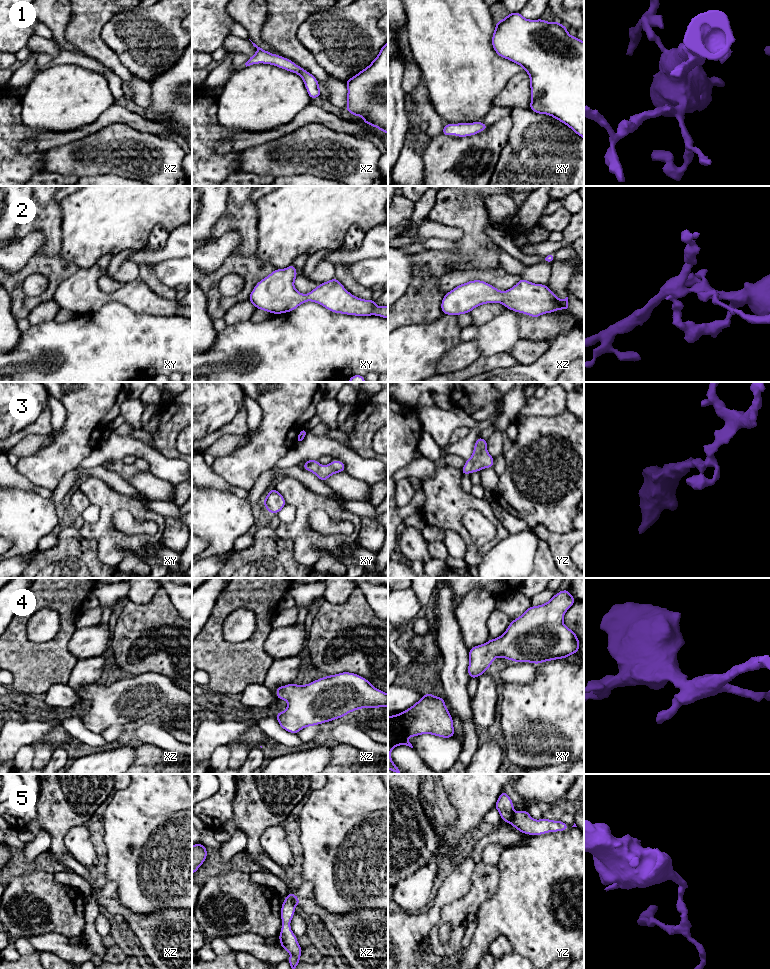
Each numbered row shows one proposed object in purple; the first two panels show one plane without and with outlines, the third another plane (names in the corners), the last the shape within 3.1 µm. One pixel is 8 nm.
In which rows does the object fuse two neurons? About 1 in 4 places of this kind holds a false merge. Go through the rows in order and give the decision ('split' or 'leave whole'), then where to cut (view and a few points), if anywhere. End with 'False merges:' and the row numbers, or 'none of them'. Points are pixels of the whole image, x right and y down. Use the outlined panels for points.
1: leave whole | no cut
2: leave whole | no cut
3: leave whole | no cut
4: leave whole | no cut
5: split | yz (515, 814), (512, 824)
False merges: 5

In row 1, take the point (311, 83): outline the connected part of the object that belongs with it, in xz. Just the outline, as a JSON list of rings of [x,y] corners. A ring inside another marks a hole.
[[[252,42],[252,44],[258,50],[253,56],[249,57],[248,61],[245,63],[246,67],[250,66],[250,65],[258,64],[258,63],[263,63],[263,64],[274,65],[274,66],[277,66],[278,68],[281,68],[281,69],[283,68],[284,70],[296,73],[304,81],[305,87],[306,87],[306,90],[308,92],[308,95],[309,95],[310,99],[314,99],[314,98],[317,98],[317,97],[321,96],[321,91],[320,91],[320,88],[319,88],[318,80],[310,72],[305,71],[302,67],[296,65],[292,60],[289,60],[289,59],[287,59],[285,57],[282,57],[282,56],[279,56],[279,55],[276,55],[276,54],[272,54],[272,53],[270,53],[268,51],[265,51],[262,48],[258,47],[253,42]]]

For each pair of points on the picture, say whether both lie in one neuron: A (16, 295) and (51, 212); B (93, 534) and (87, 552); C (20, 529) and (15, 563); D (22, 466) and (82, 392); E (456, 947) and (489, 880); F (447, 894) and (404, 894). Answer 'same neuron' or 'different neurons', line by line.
A: same neuron
B: different neurons
C: different neurons
D: same neuron
E: same neuron
F: different neurons

